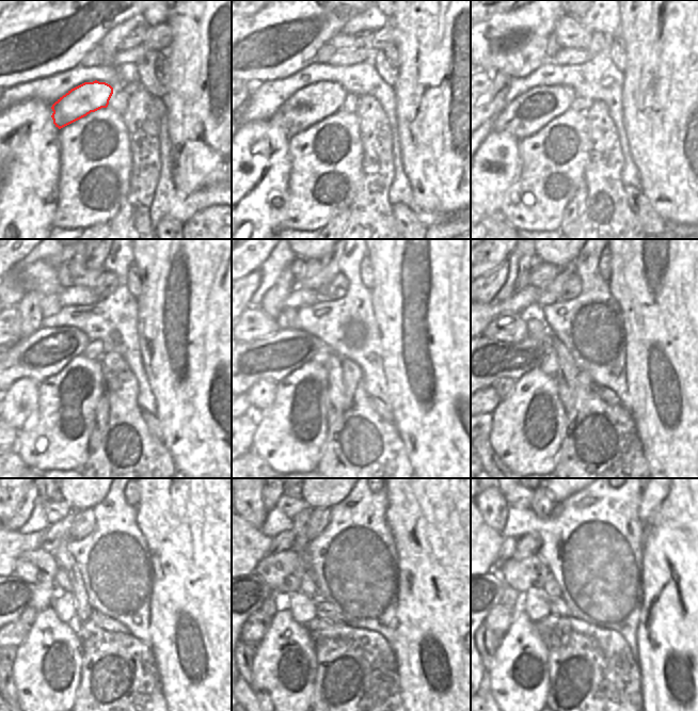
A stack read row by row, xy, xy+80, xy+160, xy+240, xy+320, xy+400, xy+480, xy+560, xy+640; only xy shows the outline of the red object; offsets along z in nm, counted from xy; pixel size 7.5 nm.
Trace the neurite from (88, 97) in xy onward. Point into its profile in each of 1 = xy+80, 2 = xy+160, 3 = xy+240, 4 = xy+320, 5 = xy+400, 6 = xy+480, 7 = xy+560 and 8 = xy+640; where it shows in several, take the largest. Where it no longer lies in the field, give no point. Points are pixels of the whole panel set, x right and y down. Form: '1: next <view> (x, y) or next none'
1: next xy+80 (310, 105)
2: next xy+160 (525, 115)
3: next xy+240 (46, 351)
4: next xy+320 (273, 358)
5: next xy+400 (492, 360)
6: next xy+480 (14, 596)
7: next xy+560 (253, 591)
8: next xy+640 (492, 586)

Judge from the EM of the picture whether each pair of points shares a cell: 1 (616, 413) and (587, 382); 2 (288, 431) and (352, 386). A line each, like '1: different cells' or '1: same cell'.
1: same cell
2: different cells

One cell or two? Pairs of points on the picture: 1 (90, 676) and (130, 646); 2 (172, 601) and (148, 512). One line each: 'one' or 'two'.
1: one
2: one

